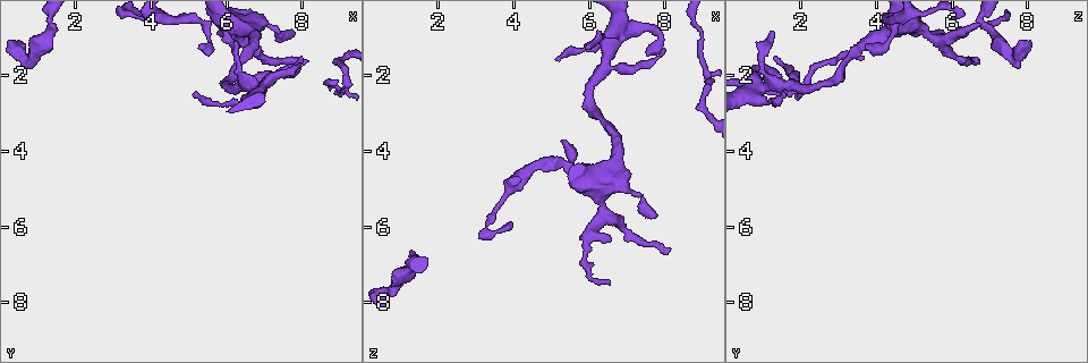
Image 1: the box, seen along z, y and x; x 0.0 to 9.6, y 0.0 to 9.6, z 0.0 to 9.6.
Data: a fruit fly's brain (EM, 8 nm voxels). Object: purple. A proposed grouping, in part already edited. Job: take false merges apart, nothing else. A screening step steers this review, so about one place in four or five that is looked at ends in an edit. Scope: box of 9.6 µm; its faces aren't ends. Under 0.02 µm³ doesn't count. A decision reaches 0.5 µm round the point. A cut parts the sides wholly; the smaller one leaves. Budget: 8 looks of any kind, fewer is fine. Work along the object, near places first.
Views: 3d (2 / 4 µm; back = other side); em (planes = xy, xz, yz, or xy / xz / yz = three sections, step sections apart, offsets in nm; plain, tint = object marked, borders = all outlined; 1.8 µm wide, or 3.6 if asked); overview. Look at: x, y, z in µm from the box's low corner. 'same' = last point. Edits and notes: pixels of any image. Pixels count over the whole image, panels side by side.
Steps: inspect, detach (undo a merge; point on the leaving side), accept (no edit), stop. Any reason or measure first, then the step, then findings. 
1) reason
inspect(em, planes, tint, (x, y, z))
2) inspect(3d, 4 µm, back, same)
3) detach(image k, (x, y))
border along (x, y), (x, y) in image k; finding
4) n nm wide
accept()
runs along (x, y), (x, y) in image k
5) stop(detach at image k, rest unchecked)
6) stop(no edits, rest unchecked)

inspect(3d, 2 µm, (6.80, 2.30, 0.95))

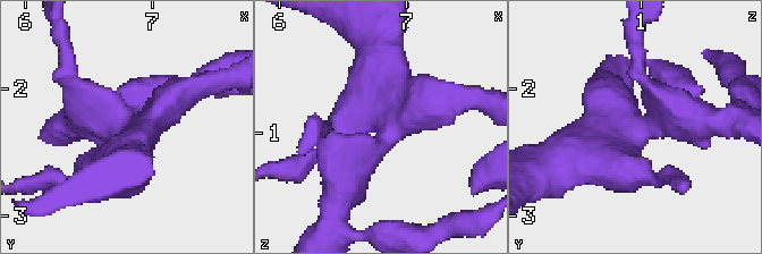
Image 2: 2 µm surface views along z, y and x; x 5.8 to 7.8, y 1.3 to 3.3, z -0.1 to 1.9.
need the tissue
inspect(em, planes, tint, (6.84, 2.32, 0.96))

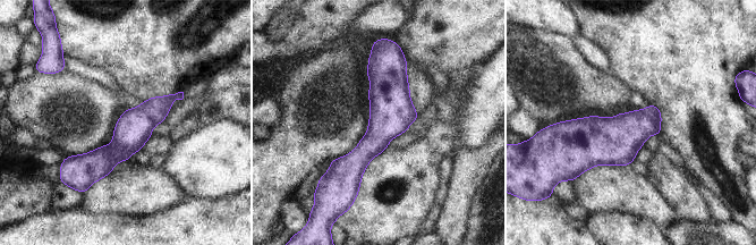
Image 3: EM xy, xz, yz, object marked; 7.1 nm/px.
accept()
runs along (373, 58), (382, 129), (355, 189) in image 3; continuous, no second neuron

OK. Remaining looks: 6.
narrows sharply
inspect(3d, 2 µm, (0.80, 1.65, 7.55))

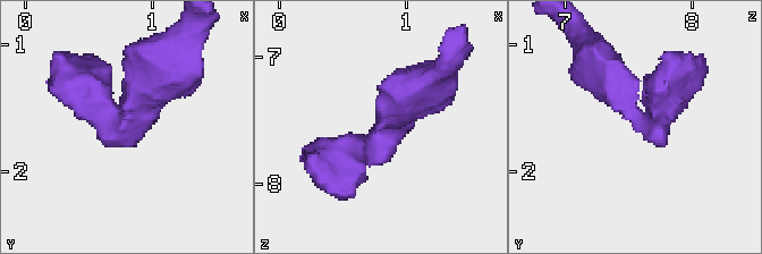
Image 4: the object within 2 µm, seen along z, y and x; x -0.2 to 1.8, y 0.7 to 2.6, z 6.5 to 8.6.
inspect(em, yz, step 4, tint, (0.78, 1.60, 7.60))

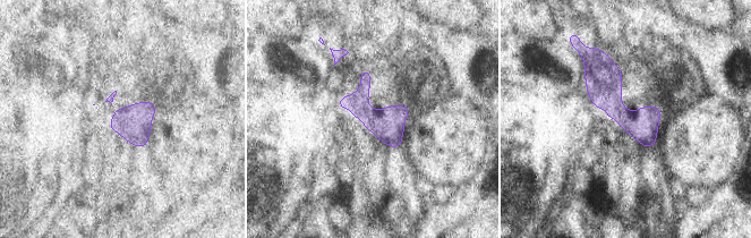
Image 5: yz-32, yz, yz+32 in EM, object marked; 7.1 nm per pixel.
inspect(em, planes, tint, same)

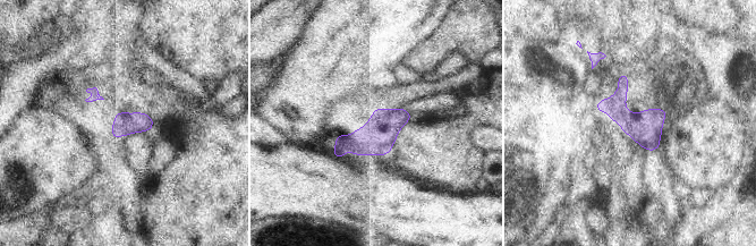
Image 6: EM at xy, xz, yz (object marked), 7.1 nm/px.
detach(image 6, (341, 146))
border along (347, 136), (348, 150) in image 6; two neurons meet here

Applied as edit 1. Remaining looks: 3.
sharp bend
inspect(em, planes, tint, (5.50, 1.25, 4.20))

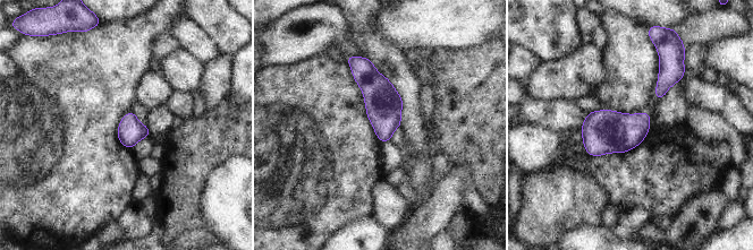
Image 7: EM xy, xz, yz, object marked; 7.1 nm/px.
accept()
continuous, no second neuron

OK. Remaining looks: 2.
stop(detach at image 6, rest unchecked)

